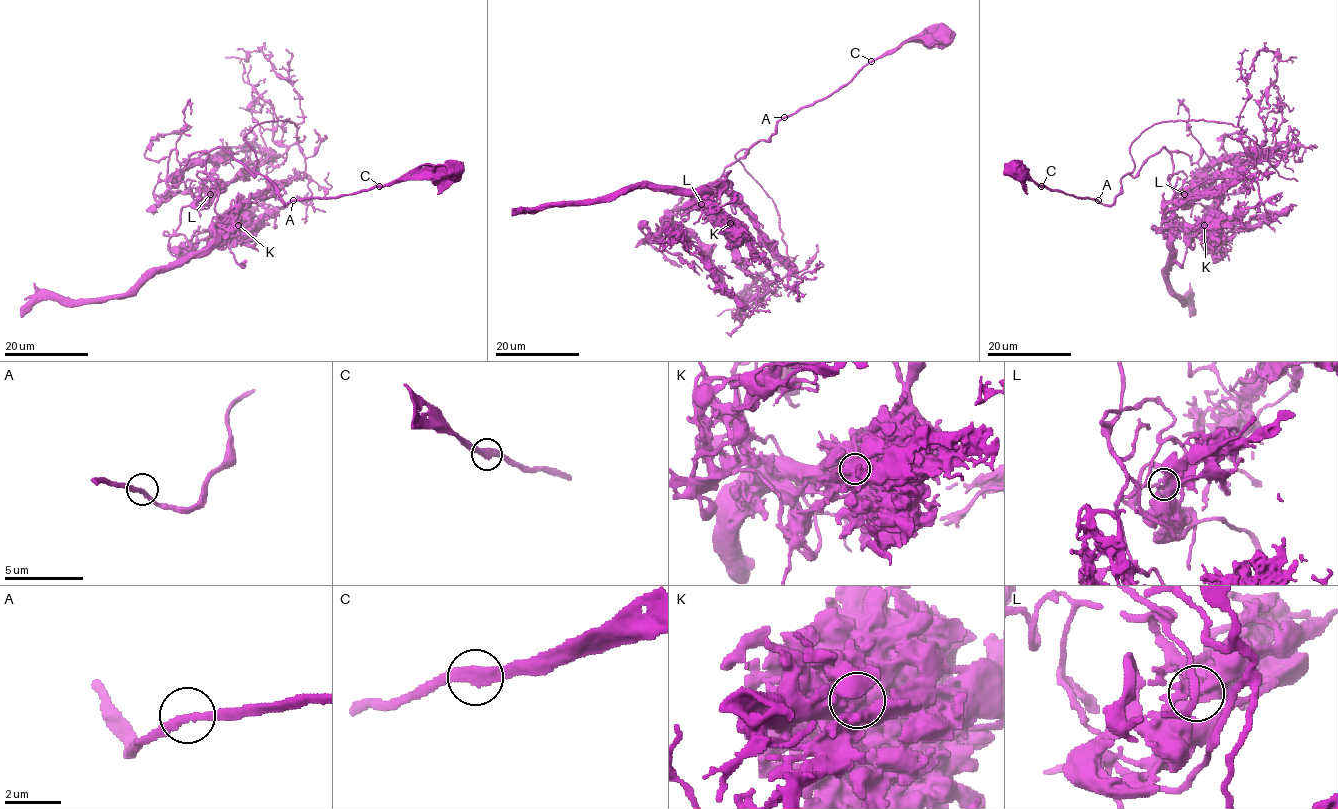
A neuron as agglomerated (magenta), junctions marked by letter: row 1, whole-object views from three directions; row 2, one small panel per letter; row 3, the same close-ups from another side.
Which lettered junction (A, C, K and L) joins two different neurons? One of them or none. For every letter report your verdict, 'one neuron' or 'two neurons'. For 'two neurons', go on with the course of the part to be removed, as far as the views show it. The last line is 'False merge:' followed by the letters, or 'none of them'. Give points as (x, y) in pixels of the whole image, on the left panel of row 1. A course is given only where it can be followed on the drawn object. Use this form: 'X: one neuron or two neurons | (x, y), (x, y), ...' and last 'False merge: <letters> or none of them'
A: one neuron
C: one neuron
K: two neurons | (238, 225), (217, 226), (212, 241), (197, 252), (149, 271), (125, 293), (101, 298), (35, 300), (21, 315)
L: one neuron
False merge: K

